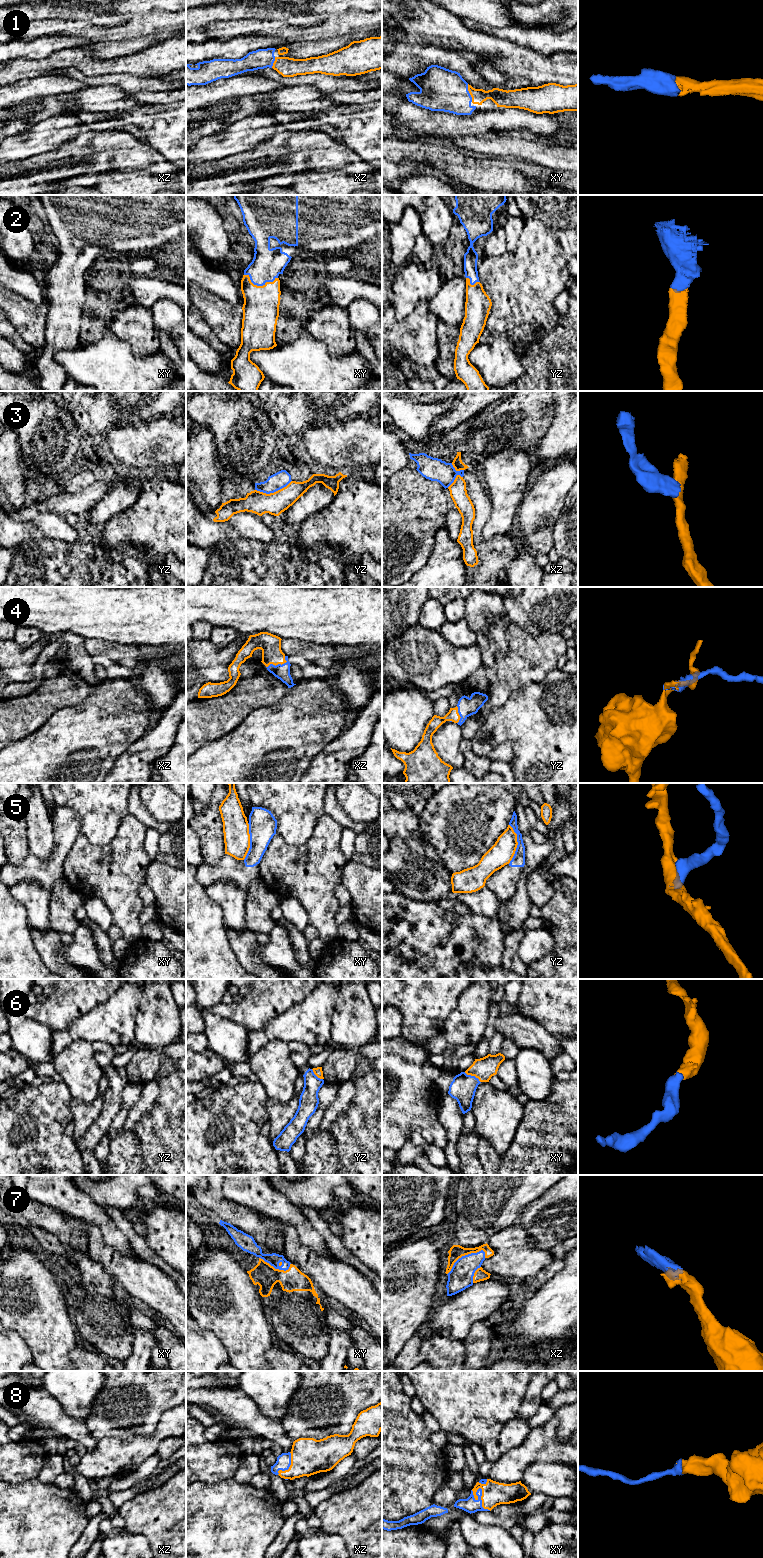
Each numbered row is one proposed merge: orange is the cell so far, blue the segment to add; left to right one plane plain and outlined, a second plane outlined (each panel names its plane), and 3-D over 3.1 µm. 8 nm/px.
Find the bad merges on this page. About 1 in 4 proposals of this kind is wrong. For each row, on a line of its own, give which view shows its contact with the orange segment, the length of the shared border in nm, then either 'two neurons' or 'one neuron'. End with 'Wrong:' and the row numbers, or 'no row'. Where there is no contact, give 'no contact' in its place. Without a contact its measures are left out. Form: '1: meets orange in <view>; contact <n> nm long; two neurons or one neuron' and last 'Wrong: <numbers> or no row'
1: meets orange in xy; contact 150 nm long; one neuron
2: meets orange in xy; contact 280 nm long; one neuron
3: meets orange in yz; contact 300 nm long; two neurons
4: meets orange in xz; contact 180 nm long; one neuron
5: meets orange in yz; contact 320 nm long; two neurons
6: meets orange in xy; contact 160 nm long; one neuron
7: meets orange in xz; contact 360 nm long; one neuron
8: meets orange in xy; contact 220 nm long; one neuron
Wrong: 3, 5

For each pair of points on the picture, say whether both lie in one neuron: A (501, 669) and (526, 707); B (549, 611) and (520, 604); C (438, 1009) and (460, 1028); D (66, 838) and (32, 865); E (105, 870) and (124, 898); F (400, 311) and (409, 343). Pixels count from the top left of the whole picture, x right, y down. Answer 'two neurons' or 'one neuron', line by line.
A: two neurons
B: one neuron
C: two neurons
D: one neuron
E: one neuron
F: two neurons

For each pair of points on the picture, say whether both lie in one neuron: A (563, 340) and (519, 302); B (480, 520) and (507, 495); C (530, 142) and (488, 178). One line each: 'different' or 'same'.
A: different
B: different
C: different

